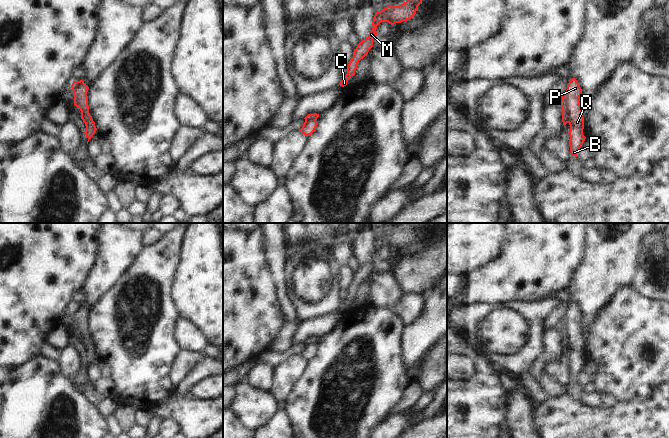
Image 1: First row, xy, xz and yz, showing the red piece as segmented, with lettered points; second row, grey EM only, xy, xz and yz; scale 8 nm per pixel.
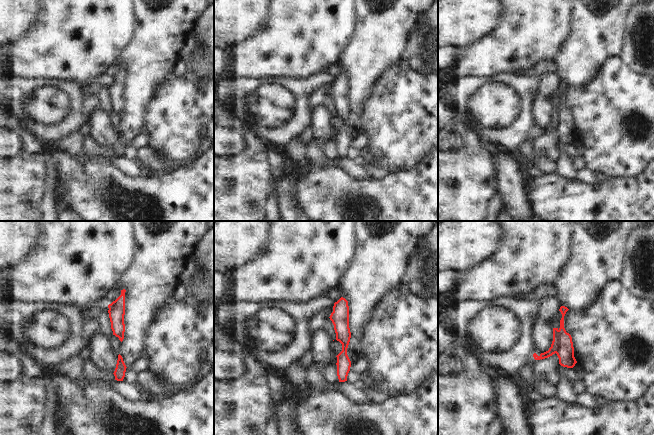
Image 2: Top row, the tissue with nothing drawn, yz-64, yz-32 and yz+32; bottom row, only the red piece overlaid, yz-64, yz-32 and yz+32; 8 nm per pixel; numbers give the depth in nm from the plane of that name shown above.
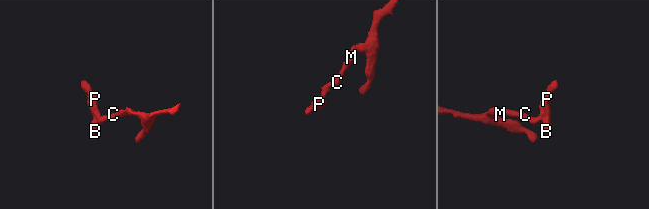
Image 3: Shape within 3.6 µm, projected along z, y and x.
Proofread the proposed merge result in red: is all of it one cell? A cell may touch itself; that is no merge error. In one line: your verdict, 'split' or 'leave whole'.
split

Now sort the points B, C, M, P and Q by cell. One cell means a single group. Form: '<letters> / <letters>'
B P Q / C M

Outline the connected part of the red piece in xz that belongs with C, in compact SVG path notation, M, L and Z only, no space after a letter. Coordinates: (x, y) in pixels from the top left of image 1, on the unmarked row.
M408 223L399 230L387 230L375 237L372 245L373 252L368 261L362 264L354 273L353 281L347 289L347 298L340 305L340 310L344 311L347 309L348 304L355 299L359 285L367 280L369 274L373 271L373 262L377 259L377 250L381 246L388 246L393 250L395 247L401 247L411 243L419 234L418 230L420 228L422 228L422 223Z

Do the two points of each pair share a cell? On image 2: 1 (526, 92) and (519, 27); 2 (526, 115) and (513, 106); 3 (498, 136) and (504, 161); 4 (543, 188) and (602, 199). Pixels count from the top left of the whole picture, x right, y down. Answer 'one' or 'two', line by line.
1: two
2: one
3: two
4: one

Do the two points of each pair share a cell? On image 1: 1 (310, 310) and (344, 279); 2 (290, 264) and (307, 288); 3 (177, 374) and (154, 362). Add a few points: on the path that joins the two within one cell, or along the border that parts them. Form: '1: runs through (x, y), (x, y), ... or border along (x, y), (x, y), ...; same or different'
1: border along (339, 266), (337, 281), (340, 289); different
2: runs through (296, 270), (307, 282); same
3: border along (180, 350), (169, 372), (169, 379), (174, 385); different

